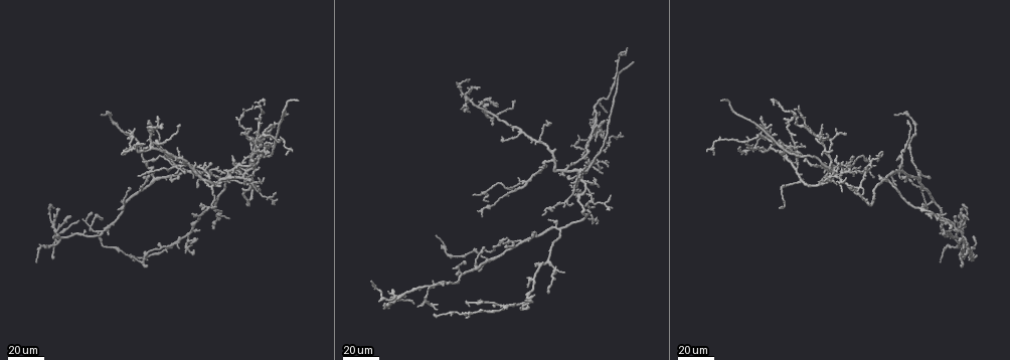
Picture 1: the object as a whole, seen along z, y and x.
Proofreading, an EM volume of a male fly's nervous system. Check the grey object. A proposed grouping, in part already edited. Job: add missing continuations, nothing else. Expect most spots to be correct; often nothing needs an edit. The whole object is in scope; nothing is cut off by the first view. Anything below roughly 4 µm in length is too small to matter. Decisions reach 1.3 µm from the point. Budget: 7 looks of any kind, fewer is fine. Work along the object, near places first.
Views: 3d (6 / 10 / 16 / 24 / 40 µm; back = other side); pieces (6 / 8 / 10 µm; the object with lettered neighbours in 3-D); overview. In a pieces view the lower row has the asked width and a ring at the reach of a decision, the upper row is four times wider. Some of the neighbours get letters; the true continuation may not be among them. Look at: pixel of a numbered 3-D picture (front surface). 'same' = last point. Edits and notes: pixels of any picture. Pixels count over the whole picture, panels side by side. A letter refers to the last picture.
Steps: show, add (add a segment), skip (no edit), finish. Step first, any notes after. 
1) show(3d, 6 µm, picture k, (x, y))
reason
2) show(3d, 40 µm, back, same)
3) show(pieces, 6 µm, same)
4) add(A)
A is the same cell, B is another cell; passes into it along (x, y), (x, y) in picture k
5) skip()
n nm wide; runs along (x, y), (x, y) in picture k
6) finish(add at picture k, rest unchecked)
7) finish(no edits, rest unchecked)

show(3d, 40 µm, picture 1, (622, 54))
free end

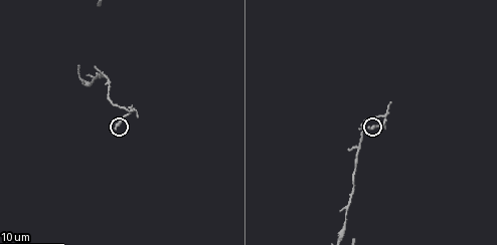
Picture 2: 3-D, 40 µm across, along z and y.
show(pieces, 10 µm, picture 2, (368, 126))

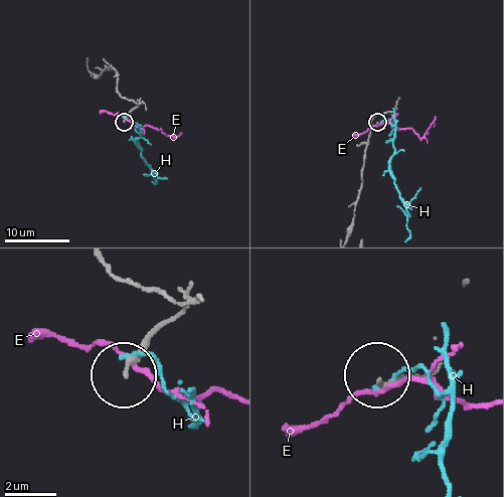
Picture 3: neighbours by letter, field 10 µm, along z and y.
skip()
E and H are other cells; no lettered segment goes on from it

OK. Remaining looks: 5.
show(3d, 24 µm, picture 1, (833, 150))
free end

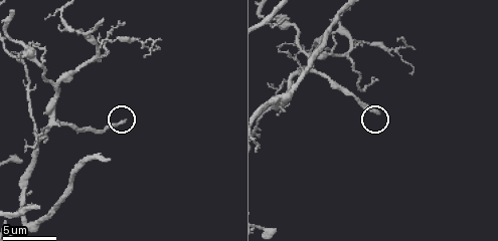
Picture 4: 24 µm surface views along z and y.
show(pieces, 6 µm, picture 4, (124, 122))

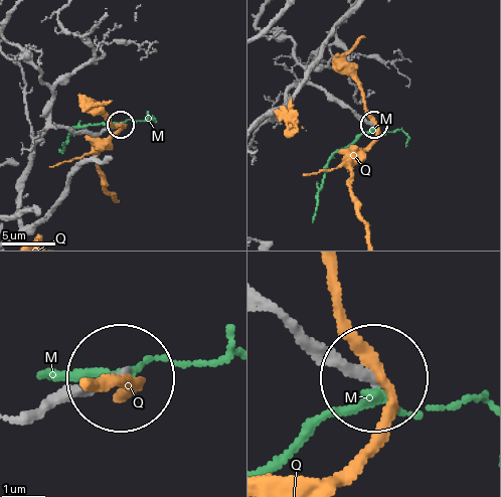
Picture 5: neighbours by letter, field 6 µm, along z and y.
skip()
M and Q are other cells; none of them fits

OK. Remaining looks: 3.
show(3d, 40 µm, picture 1, (972, 235))
an open end

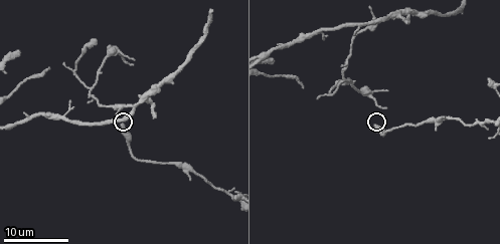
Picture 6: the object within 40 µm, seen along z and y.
show(3d, 10 µm, picture 6, (124, 125))
closer look

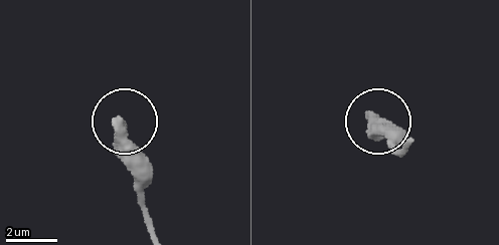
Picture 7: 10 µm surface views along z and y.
show(pieces, 10 µm, picture 7, (119, 121))
see the neighbours

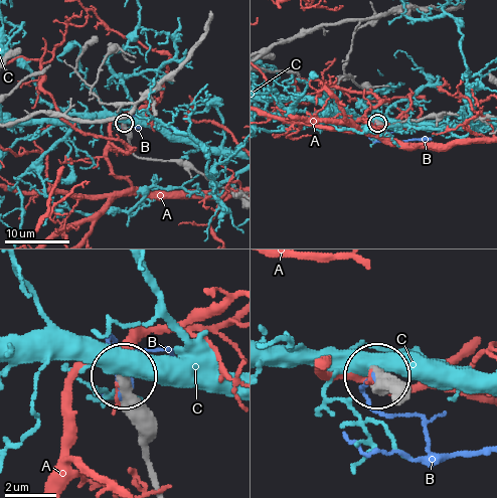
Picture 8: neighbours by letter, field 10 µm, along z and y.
skip()
440 nm wide; A, B and C are other cells; no lettered segment goes on from it

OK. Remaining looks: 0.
finish(no edits, rest unchecked)

